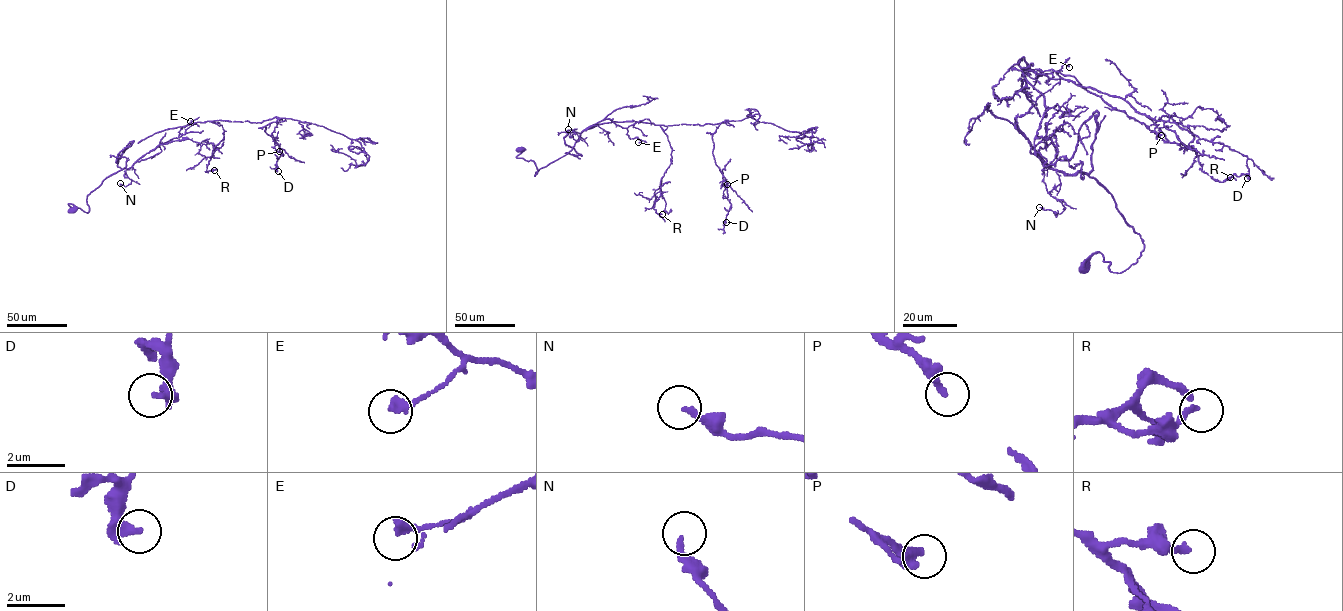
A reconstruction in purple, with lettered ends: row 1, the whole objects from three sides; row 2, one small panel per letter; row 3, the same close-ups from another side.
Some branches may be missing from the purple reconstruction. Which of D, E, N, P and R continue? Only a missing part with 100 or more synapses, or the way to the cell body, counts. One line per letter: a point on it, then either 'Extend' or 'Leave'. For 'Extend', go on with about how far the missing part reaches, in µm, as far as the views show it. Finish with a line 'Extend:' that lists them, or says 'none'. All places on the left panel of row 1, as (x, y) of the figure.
D: Place: (278, 171). Leave
E: Place: (190, 121). Leave
N: Place: (120, 183). Leave
P: Place: (279, 151). Leave
R: Place: (214, 170). Leave
Extend: none

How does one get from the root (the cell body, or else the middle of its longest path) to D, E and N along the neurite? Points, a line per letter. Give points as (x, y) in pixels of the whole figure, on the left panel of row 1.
D: (71, 210), (87, 213), (105, 179), (197, 122), (280, 118), (264, 126), (283, 154), (278, 171)
E: (71, 210), (69, 203), (87, 213), (87, 195), (103, 180), (178, 138), (190, 121)
N: (71, 210), (89, 211), (87, 195), (121, 169), (133, 141), (116, 160), (126, 158), (131, 183), (120, 183)

